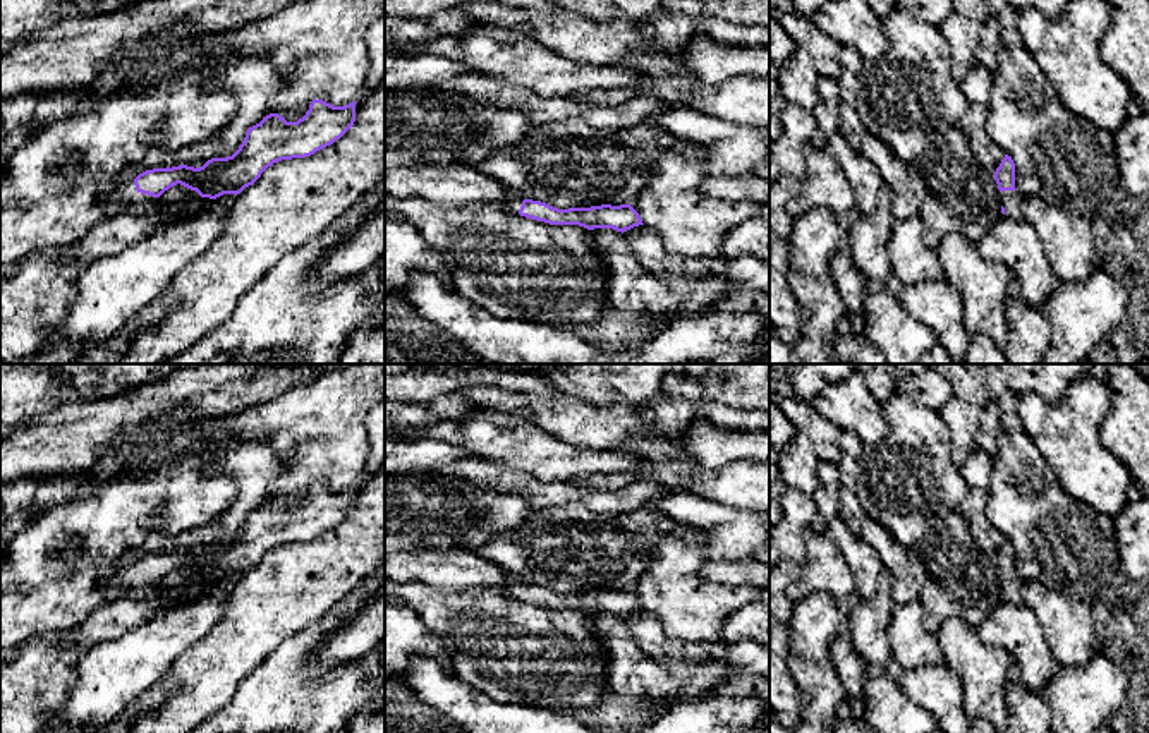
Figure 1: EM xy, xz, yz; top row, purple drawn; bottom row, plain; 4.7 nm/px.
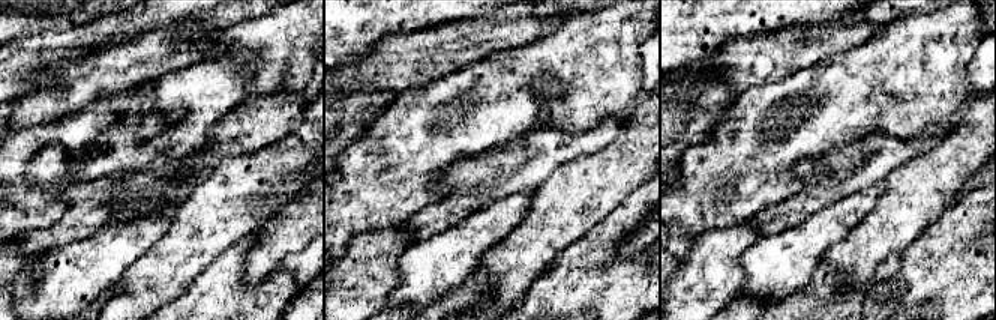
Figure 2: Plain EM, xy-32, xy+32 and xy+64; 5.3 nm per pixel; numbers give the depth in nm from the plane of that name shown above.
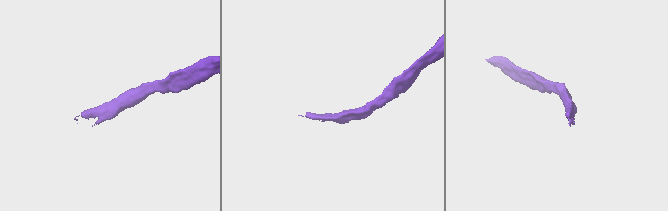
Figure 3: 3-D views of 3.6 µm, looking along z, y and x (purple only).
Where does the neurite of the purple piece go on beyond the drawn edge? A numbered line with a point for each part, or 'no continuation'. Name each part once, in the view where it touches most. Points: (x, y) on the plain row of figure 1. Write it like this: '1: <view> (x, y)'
1: xy (136, 603)

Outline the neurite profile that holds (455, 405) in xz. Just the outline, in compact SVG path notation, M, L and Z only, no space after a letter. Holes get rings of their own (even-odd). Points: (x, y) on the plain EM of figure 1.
M460 393L440 395L426 403L385 398L385 431L424 427L441 419L462 419L477 409Z

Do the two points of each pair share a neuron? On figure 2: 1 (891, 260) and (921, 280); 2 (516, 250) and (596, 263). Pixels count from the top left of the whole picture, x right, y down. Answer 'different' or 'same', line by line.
1: different
2: different

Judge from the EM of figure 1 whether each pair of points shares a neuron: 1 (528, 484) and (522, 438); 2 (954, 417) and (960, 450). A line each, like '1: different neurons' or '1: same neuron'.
1: different neurons
2: same neuron

